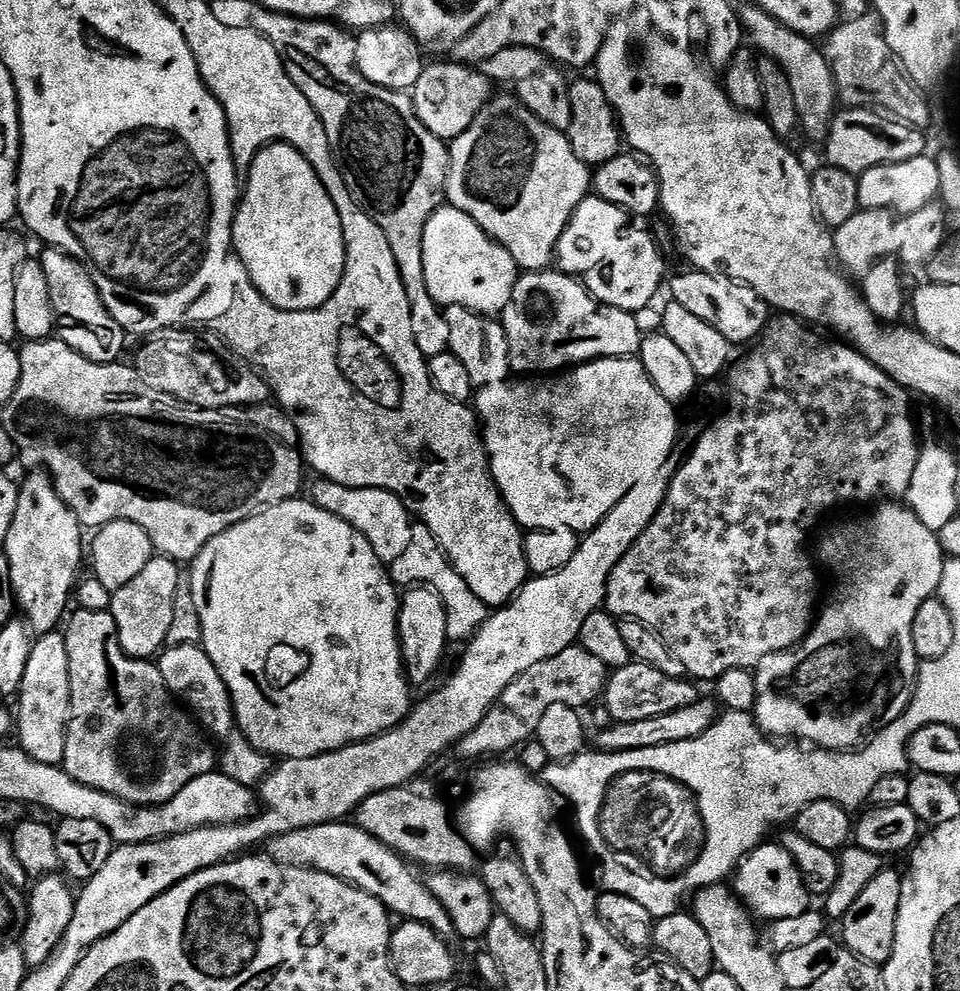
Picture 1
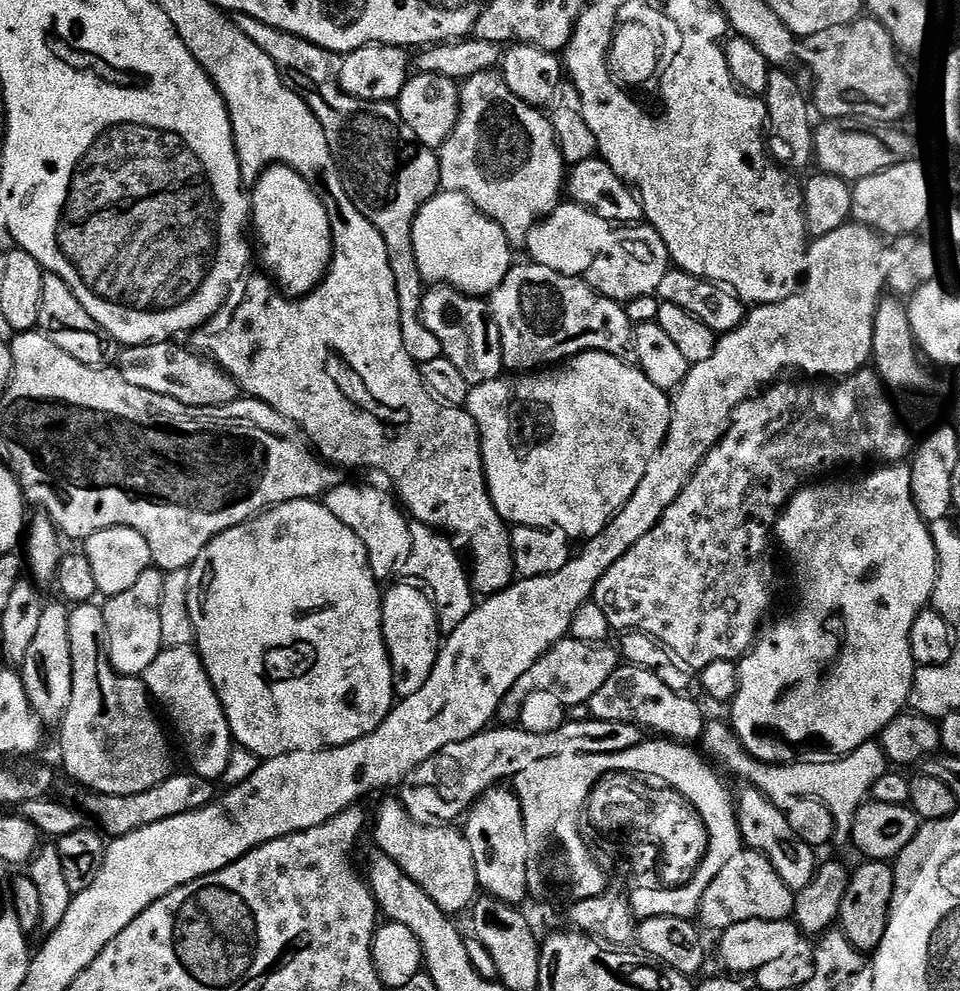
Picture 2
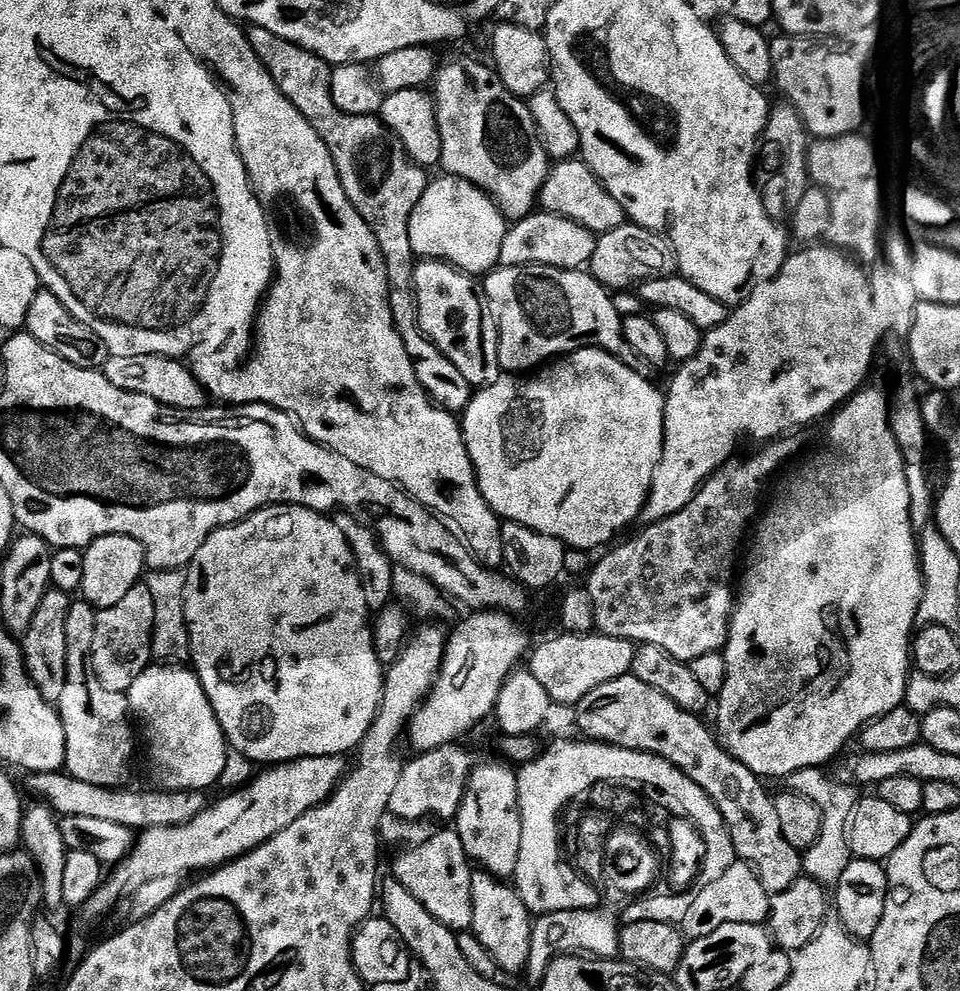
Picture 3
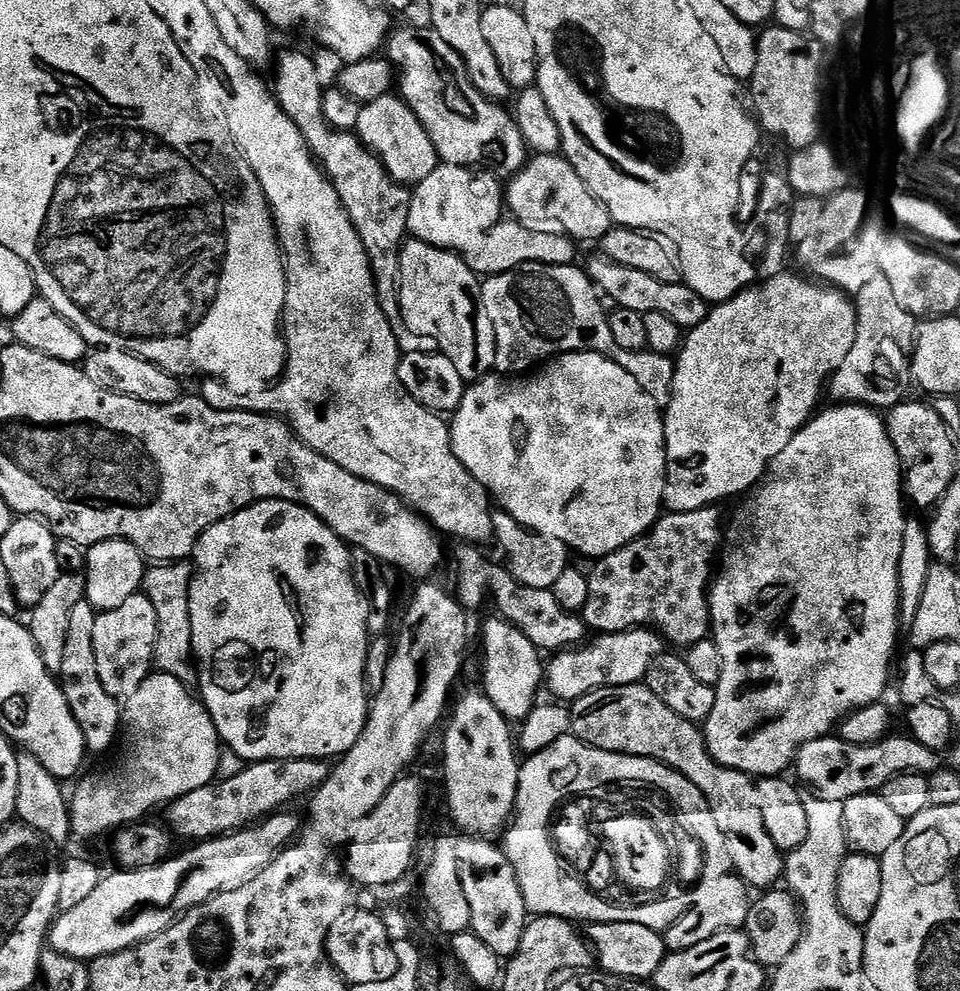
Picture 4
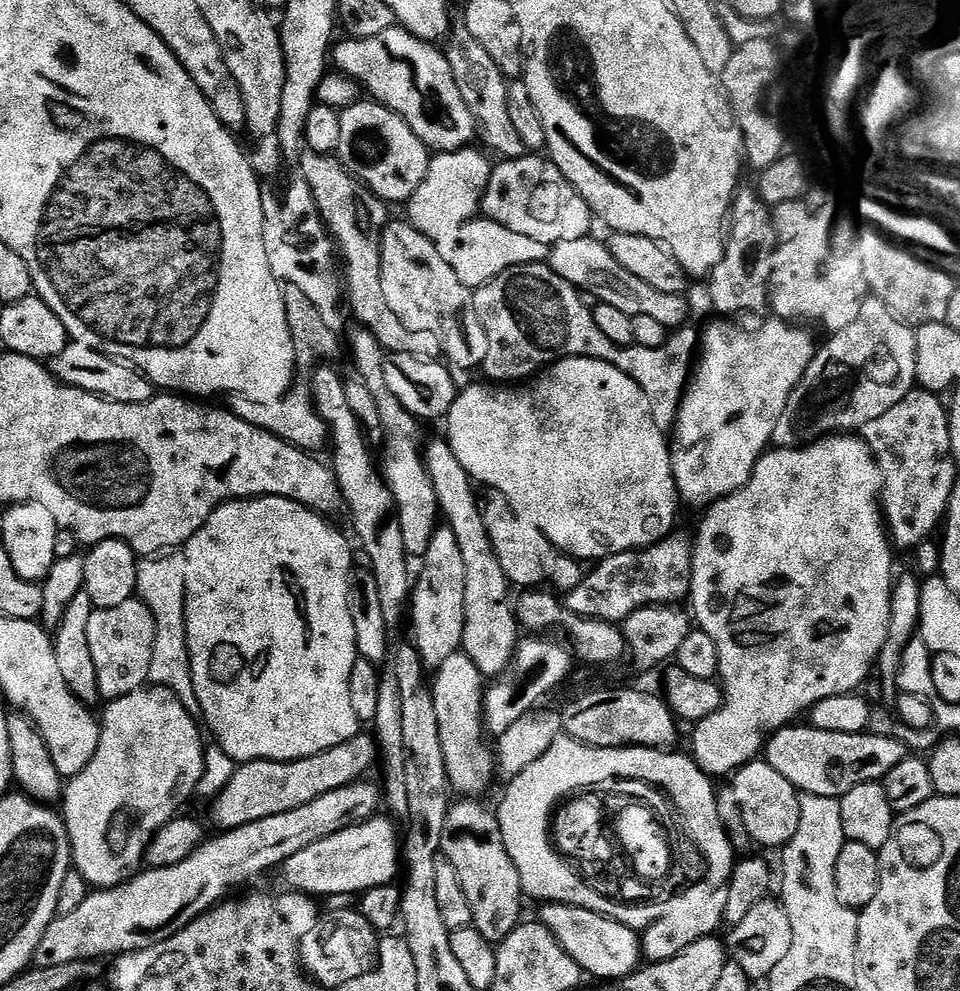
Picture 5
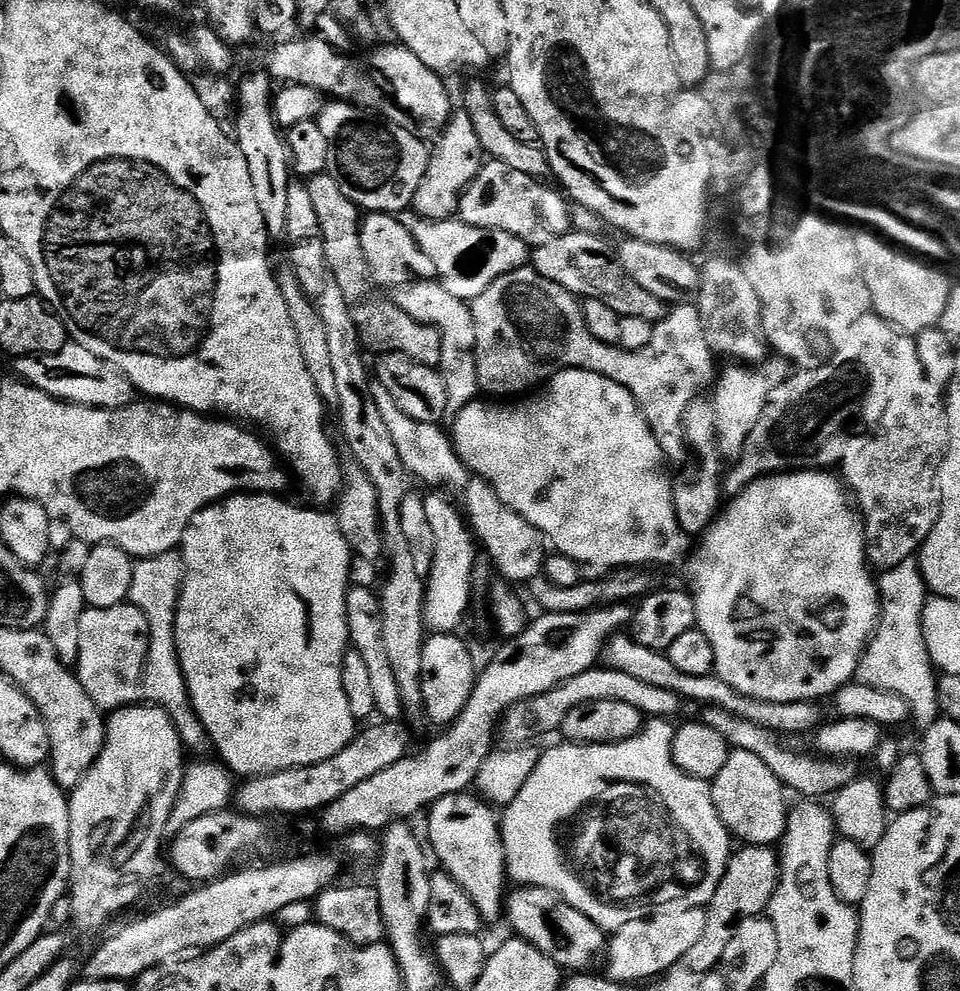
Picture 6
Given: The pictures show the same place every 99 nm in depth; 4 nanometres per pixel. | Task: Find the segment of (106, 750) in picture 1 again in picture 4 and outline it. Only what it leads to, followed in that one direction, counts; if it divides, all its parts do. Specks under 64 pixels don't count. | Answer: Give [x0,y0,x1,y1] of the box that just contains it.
[58,599,121,753]

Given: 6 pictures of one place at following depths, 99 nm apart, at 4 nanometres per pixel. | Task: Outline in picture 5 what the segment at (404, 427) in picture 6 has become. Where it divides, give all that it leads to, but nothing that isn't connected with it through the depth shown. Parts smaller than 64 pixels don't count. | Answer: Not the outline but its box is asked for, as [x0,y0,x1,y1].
[423,439,522,678]

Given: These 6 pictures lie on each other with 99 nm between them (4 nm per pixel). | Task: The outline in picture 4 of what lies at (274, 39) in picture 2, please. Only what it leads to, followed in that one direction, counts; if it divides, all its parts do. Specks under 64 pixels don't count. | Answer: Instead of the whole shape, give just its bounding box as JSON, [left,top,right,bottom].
[274,52,410,322]

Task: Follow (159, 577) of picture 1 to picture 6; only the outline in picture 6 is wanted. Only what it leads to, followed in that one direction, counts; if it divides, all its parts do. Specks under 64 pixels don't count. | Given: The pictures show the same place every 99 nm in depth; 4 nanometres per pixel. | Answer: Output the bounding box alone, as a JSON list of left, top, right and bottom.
[74,602,150,714]

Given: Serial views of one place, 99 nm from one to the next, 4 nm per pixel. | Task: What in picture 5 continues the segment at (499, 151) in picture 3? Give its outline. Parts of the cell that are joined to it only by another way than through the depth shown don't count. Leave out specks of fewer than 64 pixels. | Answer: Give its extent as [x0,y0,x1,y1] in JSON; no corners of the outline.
[330,26,477,153]

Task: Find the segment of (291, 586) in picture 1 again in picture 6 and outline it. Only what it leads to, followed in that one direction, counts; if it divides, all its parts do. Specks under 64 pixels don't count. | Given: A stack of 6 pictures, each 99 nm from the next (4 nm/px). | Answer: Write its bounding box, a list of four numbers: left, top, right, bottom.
[176,494,358,778]

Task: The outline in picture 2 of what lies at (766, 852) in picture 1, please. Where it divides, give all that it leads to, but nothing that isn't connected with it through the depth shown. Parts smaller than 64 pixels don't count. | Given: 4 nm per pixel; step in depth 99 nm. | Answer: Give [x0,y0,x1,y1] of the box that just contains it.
[698,850,796,934]

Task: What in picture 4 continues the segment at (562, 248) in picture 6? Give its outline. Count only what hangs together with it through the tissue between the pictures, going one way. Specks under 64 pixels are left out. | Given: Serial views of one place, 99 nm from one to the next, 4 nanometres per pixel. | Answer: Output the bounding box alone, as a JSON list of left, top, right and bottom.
[586,258,710,330]

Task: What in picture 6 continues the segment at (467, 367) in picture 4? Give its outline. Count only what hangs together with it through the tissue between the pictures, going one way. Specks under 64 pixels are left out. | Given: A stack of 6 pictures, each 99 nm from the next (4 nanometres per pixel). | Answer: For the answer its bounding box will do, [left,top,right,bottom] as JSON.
[359,212,476,352]

